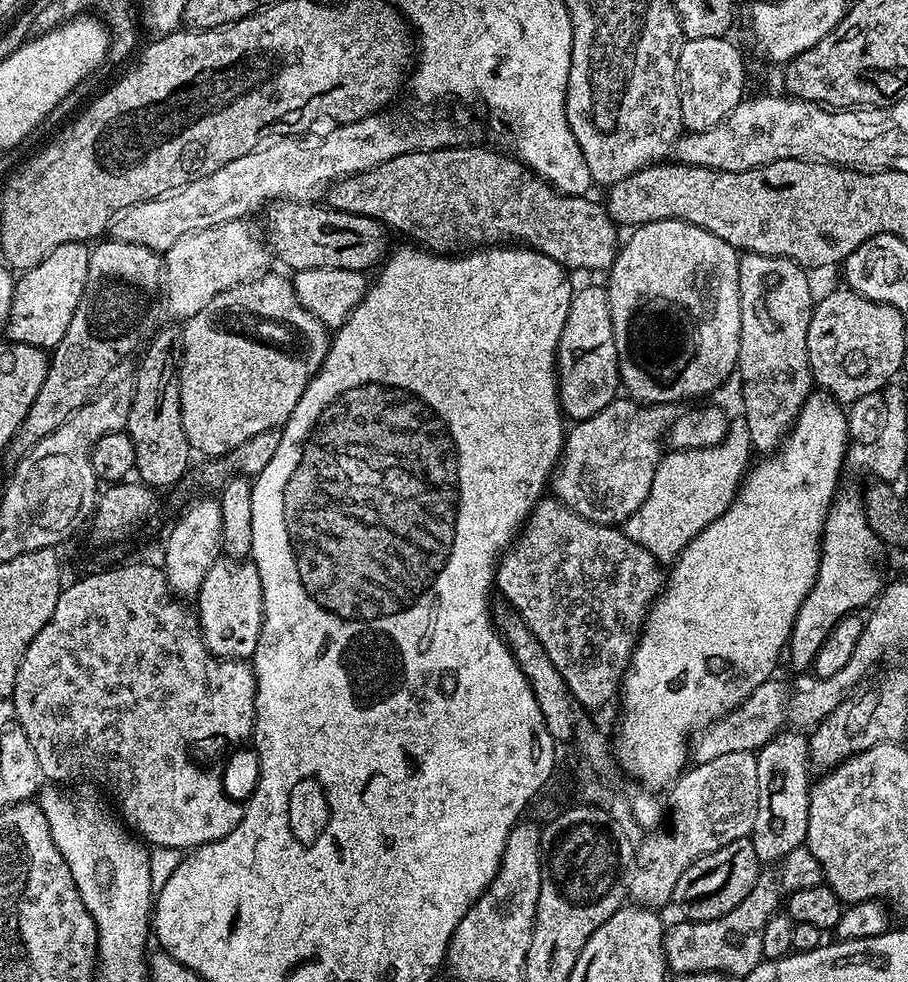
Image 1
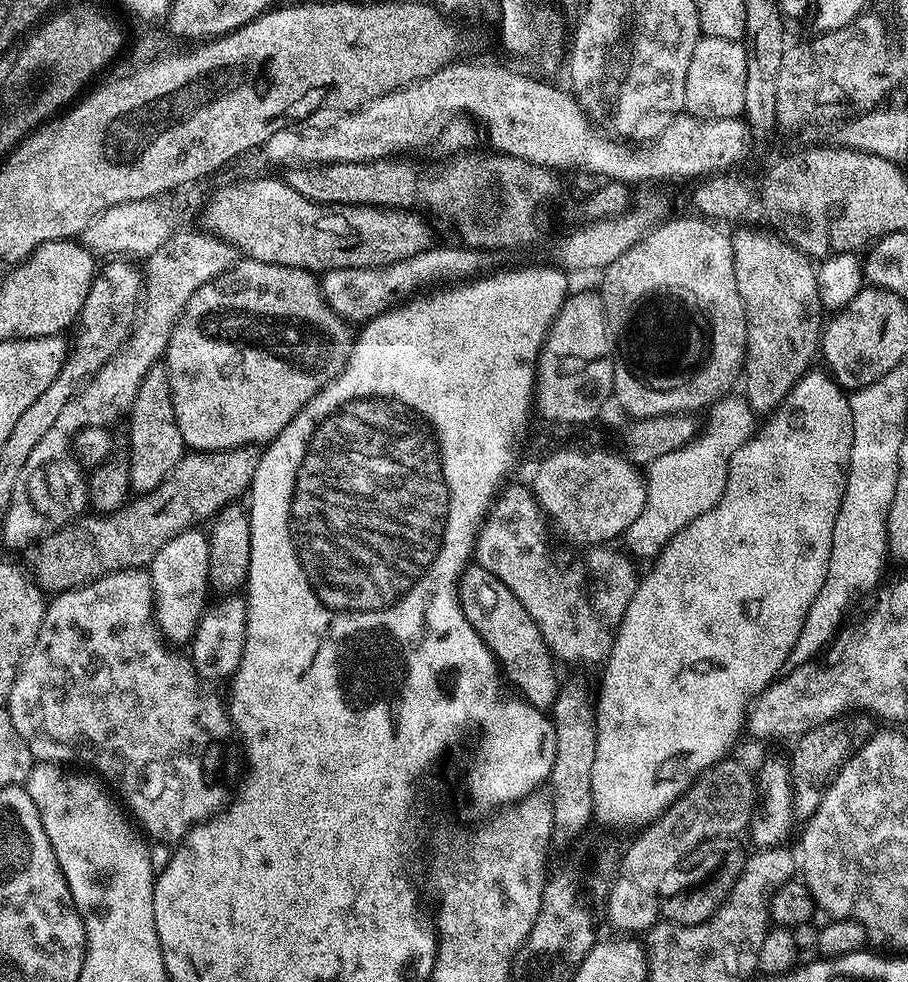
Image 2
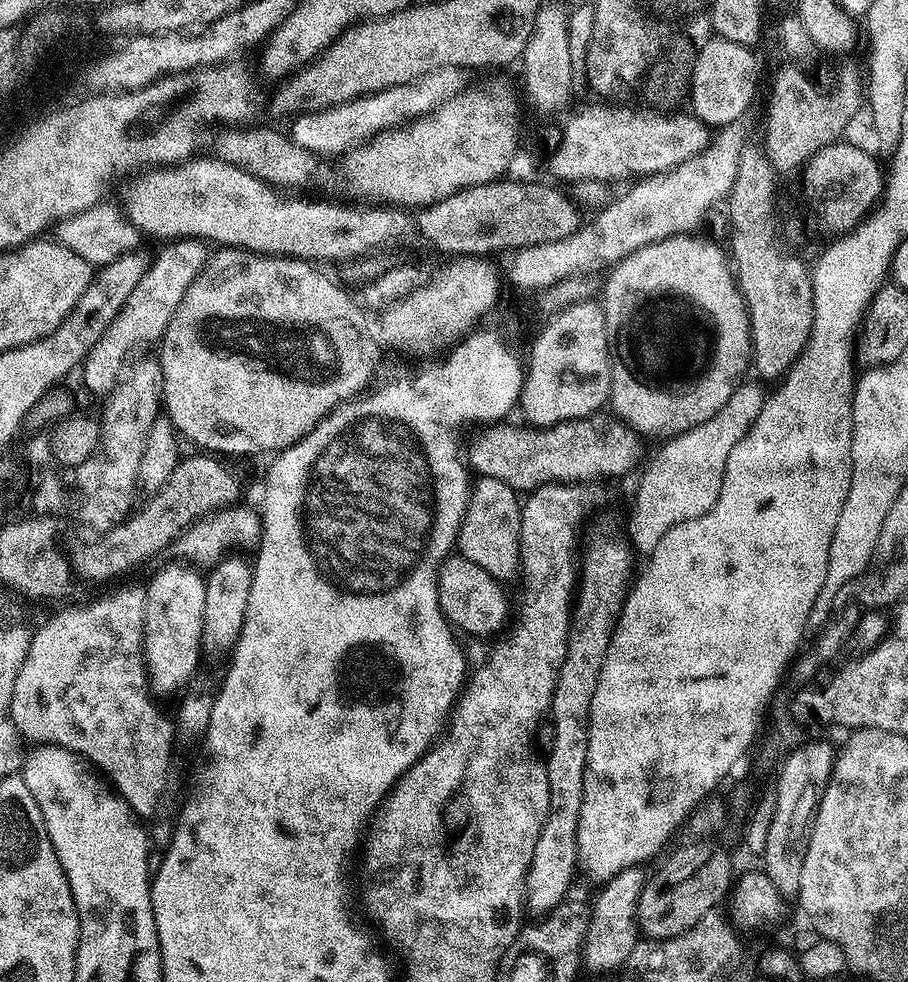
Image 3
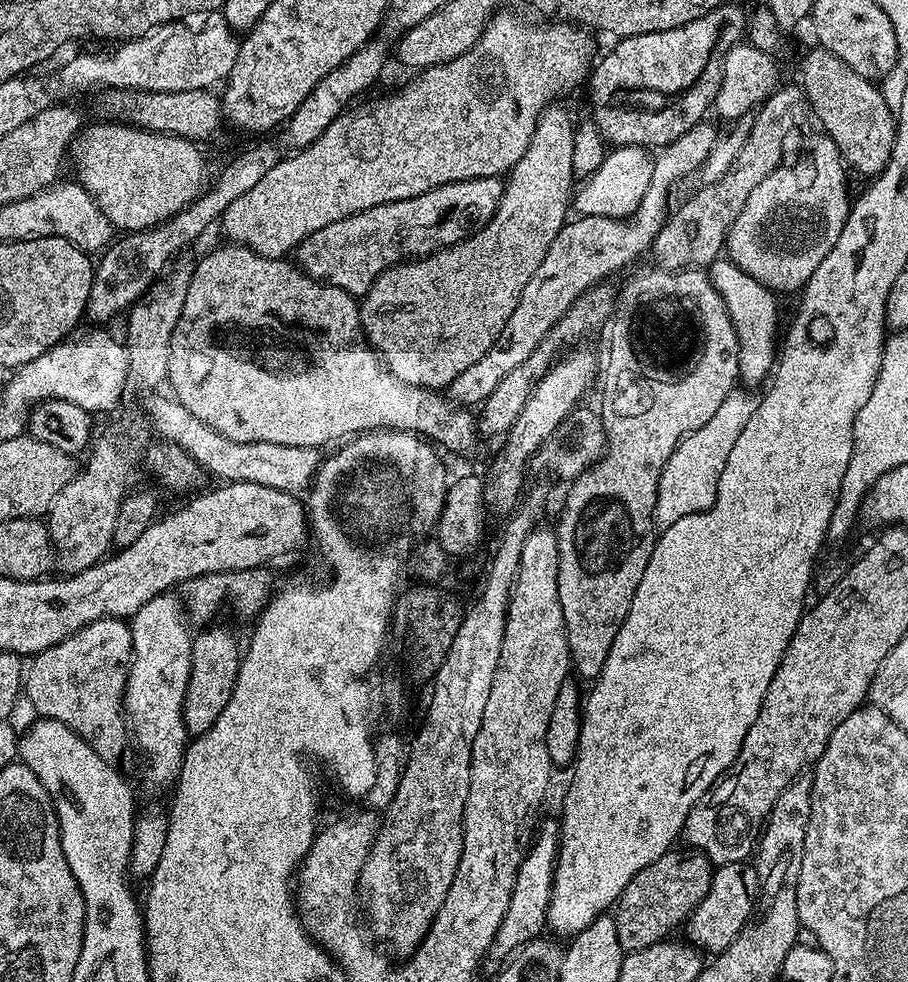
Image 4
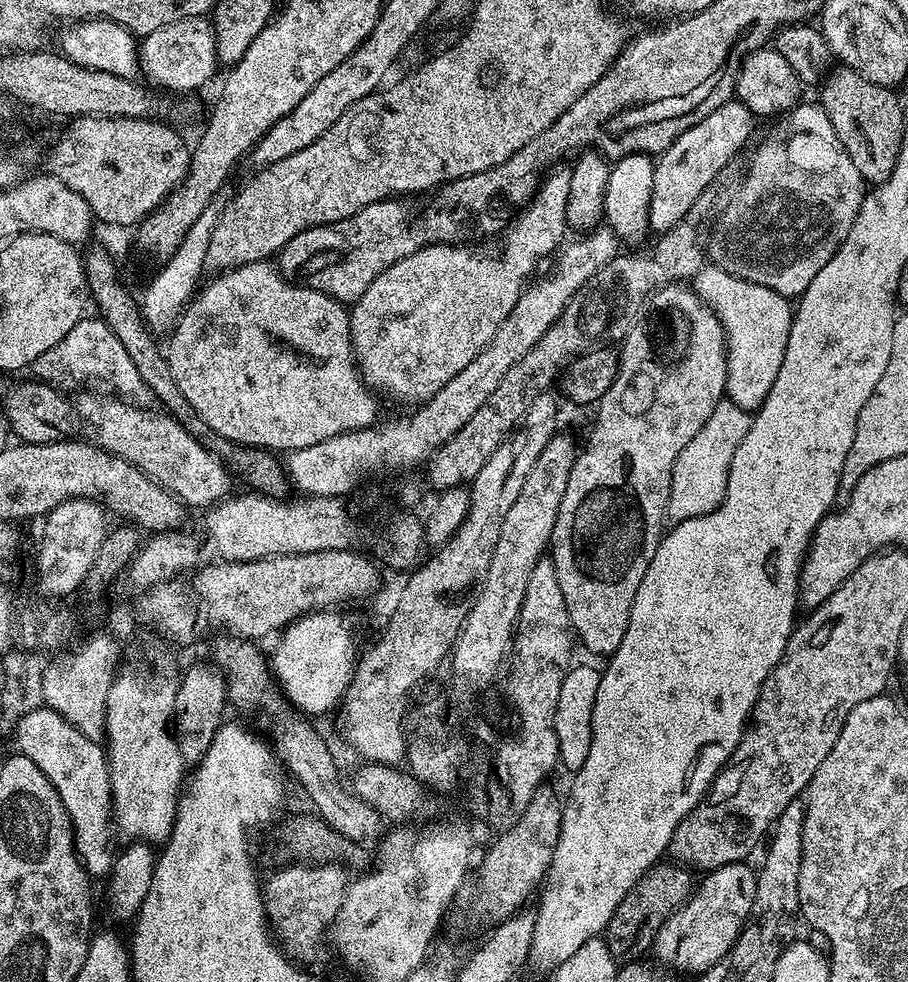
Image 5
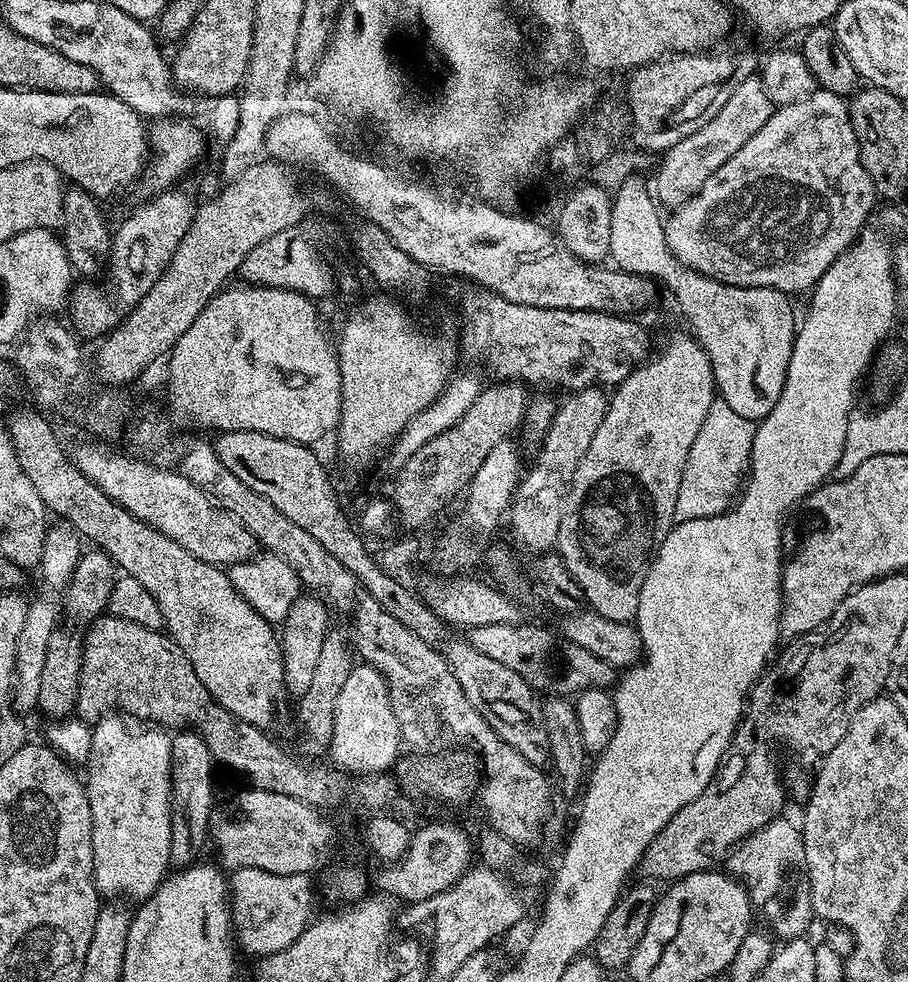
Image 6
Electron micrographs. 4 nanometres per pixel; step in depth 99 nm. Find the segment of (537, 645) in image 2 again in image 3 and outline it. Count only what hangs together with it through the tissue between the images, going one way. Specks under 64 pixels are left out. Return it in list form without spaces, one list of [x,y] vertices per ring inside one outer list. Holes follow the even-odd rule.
[[[459,554],[449,555],[448,559],[442,561],[436,574],[436,589],[440,595],[440,609],[444,611],[444,617],[453,629],[461,628],[472,636],[488,636],[500,627],[505,627],[510,608],[508,612],[508,596],[504,593],[504,588],[501,581],[480,571],[474,566],[474,562],[470,562],[470,558]]]

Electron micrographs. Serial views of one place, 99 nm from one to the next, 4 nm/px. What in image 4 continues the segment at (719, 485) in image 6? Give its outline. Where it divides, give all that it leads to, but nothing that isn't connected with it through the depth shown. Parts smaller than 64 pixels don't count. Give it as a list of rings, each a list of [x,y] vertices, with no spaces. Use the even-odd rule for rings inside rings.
[[[733,390],[726,394],[722,406],[718,406],[718,411],[710,417],[710,422],[705,422],[698,426],[698,430],[680,439],[674,454],[666,458],[666,466],[662,466],[662,474],[656,487],[654,524],[657,529],[674,526],[678,518],[686,518],[714,506],[718,482],[722,478],[722,470],[726,470],[726,458],[730,458],[734,442],[738,442],[746,422],[750,422],[756,409],[757,393],[752,393],[755,392],[752,390],[740,391]]]

